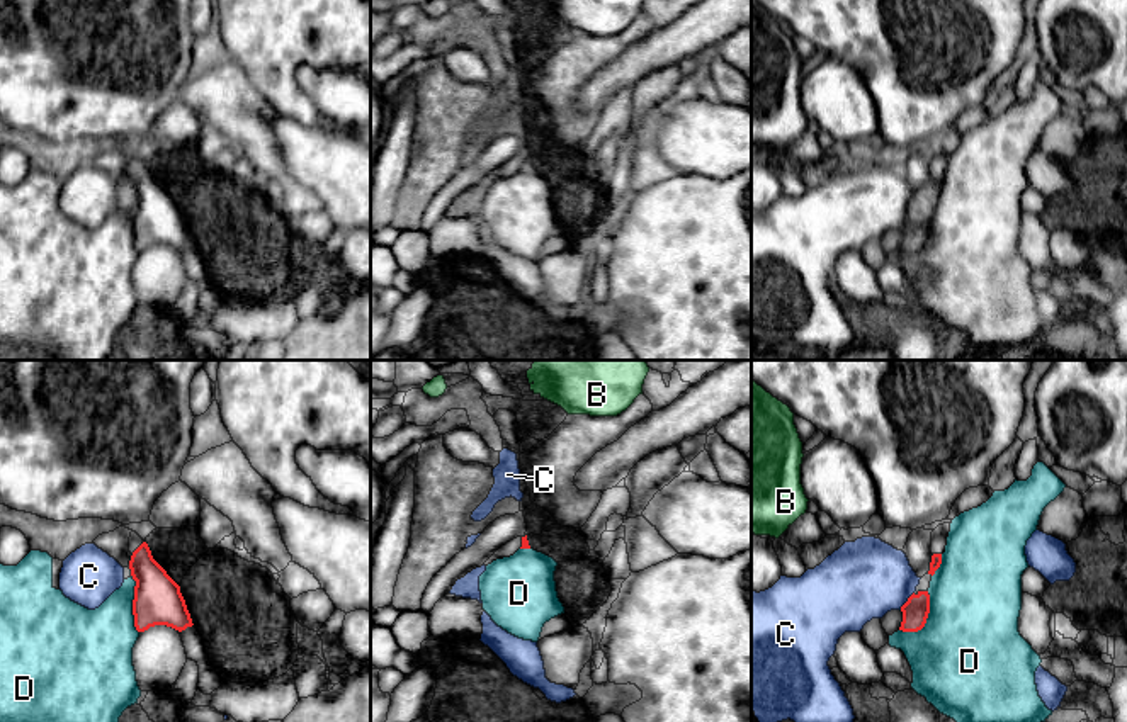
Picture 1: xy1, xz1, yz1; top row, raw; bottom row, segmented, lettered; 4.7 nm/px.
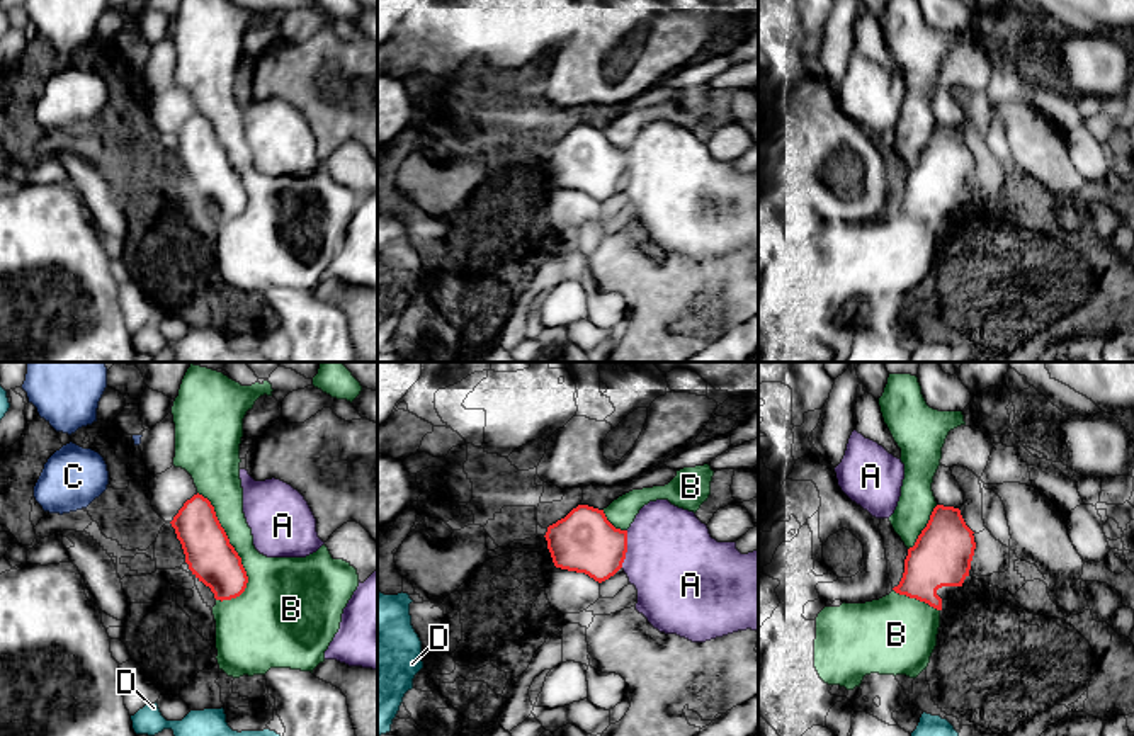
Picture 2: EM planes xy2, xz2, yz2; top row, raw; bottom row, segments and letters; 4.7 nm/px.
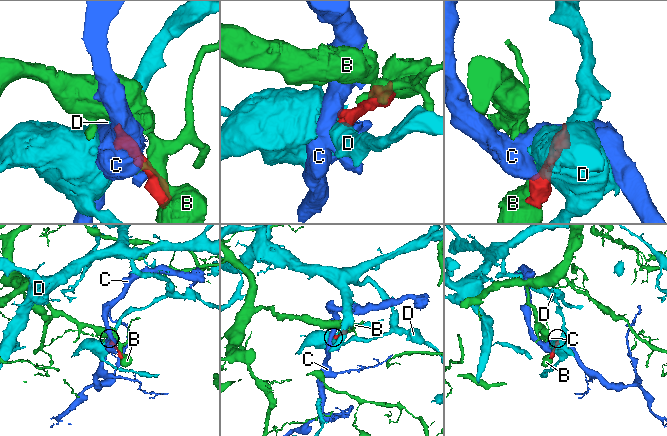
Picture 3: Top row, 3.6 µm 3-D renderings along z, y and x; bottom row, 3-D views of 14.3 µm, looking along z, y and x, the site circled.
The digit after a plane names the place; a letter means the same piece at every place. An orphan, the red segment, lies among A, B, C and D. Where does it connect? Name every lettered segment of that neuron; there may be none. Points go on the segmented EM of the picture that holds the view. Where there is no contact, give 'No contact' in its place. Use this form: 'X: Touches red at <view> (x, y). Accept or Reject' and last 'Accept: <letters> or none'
A: Touches red at xz2 (626, 549). Reject
B: Touches red at xy2 (233, 548). Reject
C: Touches red at yz1 (908, 600). Reject
D: Touches red at yz1 (925, 620). Reject
Accept: none

